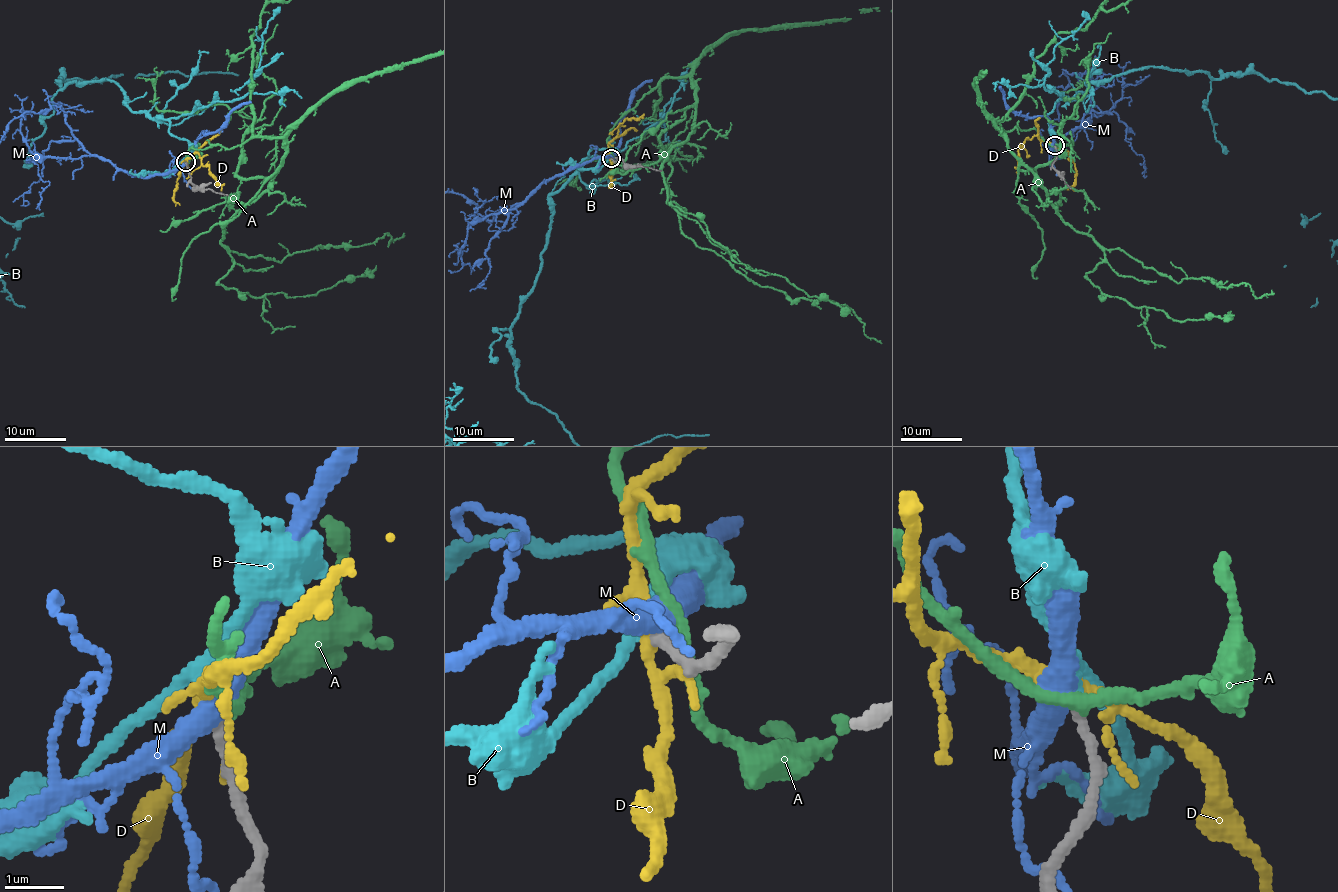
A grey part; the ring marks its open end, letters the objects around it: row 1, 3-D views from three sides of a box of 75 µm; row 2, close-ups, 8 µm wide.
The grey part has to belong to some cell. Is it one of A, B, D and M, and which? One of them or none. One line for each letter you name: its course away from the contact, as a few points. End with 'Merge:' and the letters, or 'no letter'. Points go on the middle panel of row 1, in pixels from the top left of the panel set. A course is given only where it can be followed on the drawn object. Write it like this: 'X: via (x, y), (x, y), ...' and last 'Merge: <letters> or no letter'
Merge: B

